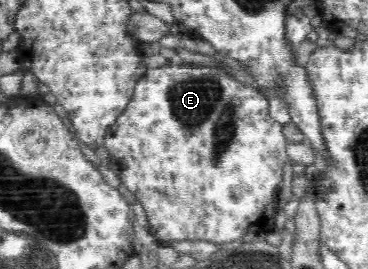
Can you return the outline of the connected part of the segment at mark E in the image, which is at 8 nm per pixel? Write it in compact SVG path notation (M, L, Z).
M168 63L163 67L148 69L142 79L138 79L132 99L127 103L126 109L108 127L103 138L103 146L121 165L121 176L119 176L121 183L124 183L128 191L134 193L135 199L141 203L150 225L150 232L155 235L157 241L167 244L173 241L197 239L216 242L216 244L224 246L239 243L248 231L267 234L276 230L274 216L279 209L278 203L276 203L277 190L278 185L282 183L282 169L288 160L286 143L283 126L270 116L269 100L265 94L256 88L238 82L218 67L186 63L184 65Z

